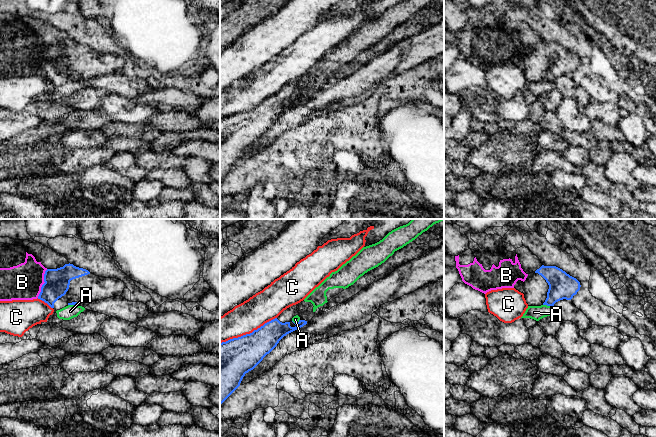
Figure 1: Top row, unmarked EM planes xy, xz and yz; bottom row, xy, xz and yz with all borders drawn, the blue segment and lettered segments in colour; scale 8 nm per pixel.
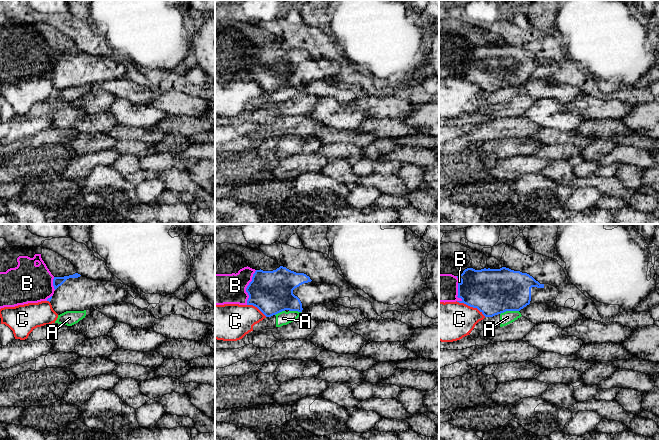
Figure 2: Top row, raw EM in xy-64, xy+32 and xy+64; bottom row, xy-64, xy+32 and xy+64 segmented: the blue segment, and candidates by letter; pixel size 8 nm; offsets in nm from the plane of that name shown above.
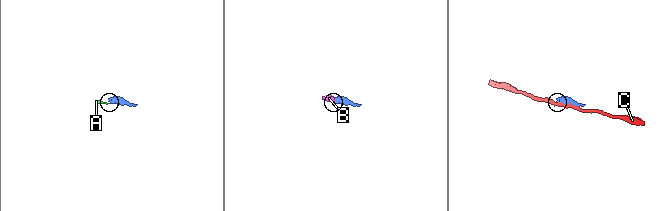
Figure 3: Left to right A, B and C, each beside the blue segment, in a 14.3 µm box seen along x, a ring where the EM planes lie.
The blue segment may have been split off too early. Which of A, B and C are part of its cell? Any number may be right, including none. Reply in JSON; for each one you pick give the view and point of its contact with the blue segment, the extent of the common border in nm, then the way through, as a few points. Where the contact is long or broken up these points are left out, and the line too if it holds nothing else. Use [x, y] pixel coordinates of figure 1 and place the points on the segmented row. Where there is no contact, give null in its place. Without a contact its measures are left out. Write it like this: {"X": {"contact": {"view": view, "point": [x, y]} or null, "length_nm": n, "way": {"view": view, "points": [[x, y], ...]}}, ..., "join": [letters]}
{"join": []}

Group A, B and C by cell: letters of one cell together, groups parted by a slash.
A / B / C

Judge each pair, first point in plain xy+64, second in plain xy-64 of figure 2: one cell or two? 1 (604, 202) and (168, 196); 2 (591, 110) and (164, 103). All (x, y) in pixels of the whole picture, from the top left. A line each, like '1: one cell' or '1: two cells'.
1: one cell
2: one cell

